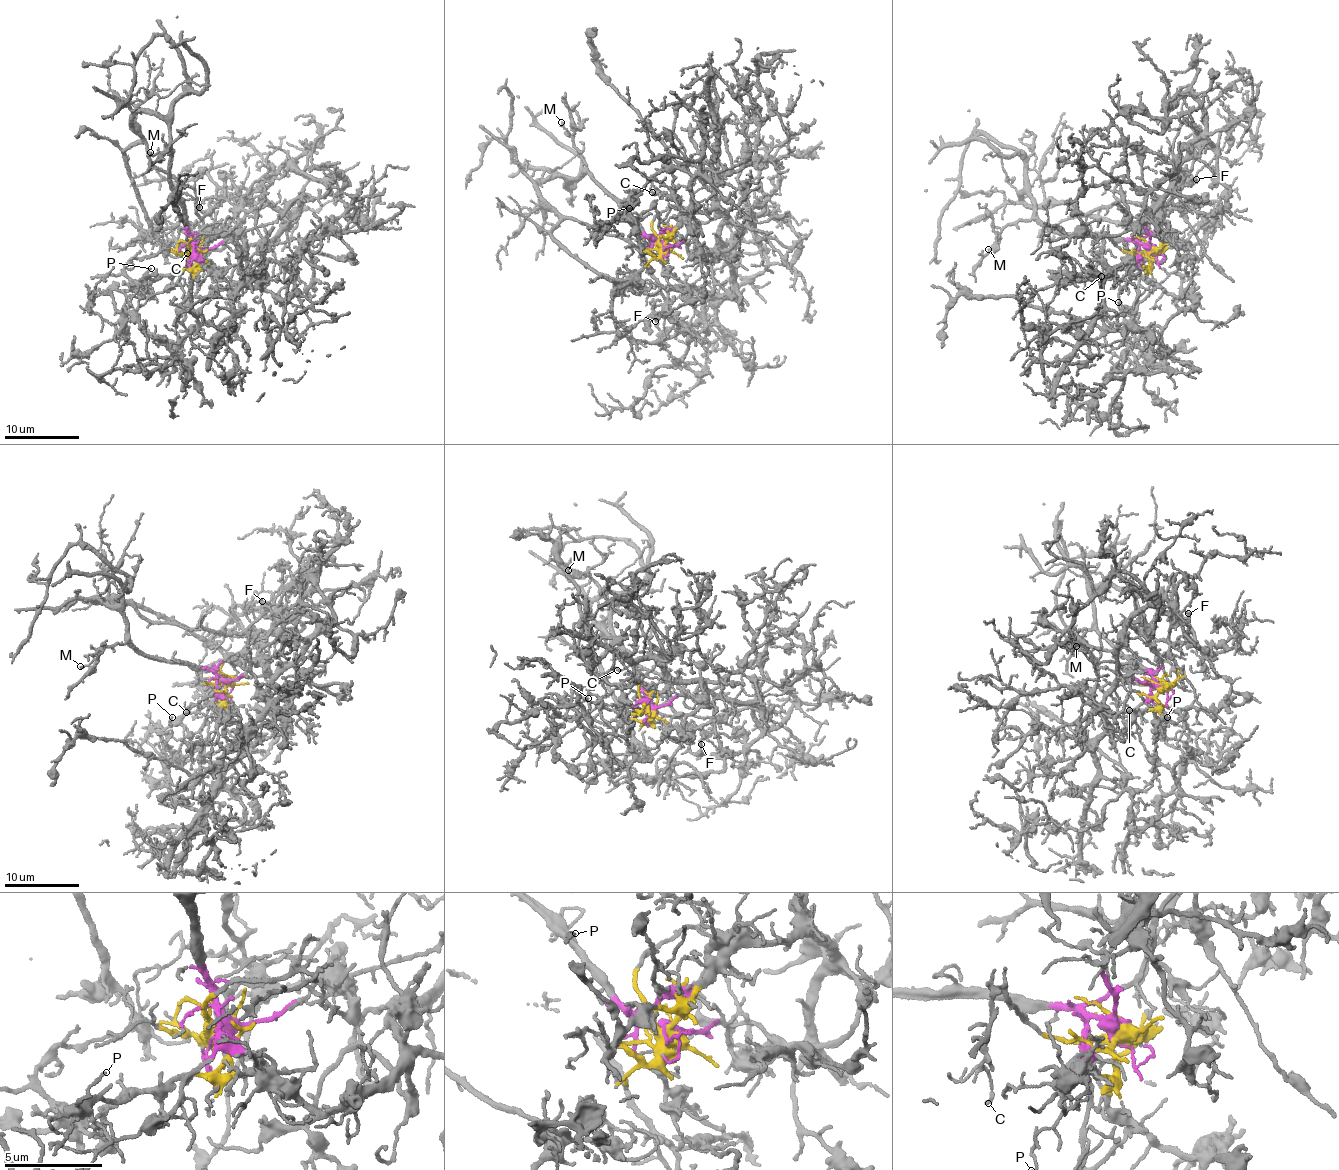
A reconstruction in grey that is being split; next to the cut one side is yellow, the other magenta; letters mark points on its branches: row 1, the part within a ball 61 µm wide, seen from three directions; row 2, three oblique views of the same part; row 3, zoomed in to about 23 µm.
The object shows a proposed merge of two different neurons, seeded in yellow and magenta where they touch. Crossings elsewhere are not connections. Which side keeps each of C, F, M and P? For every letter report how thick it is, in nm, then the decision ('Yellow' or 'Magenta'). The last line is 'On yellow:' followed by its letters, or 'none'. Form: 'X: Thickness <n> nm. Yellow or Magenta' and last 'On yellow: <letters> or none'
C: Thickness 170 nm. Yellow
F: Thickness 180 nm. Magenta
M: Thickness 140 nm. Magenta
P: Thickness 130 nm. Yellow
On yellow: C, P

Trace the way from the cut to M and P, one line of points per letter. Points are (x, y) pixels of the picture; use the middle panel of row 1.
M: (665, 246), (643, 232), (622, 202), (598, 185), (586, 168), (574, 136), (561, 121)
P: (664, 245), (669, 237), (654, 237), (647, 242), (640, 237), (626, 213), (628, 208)

